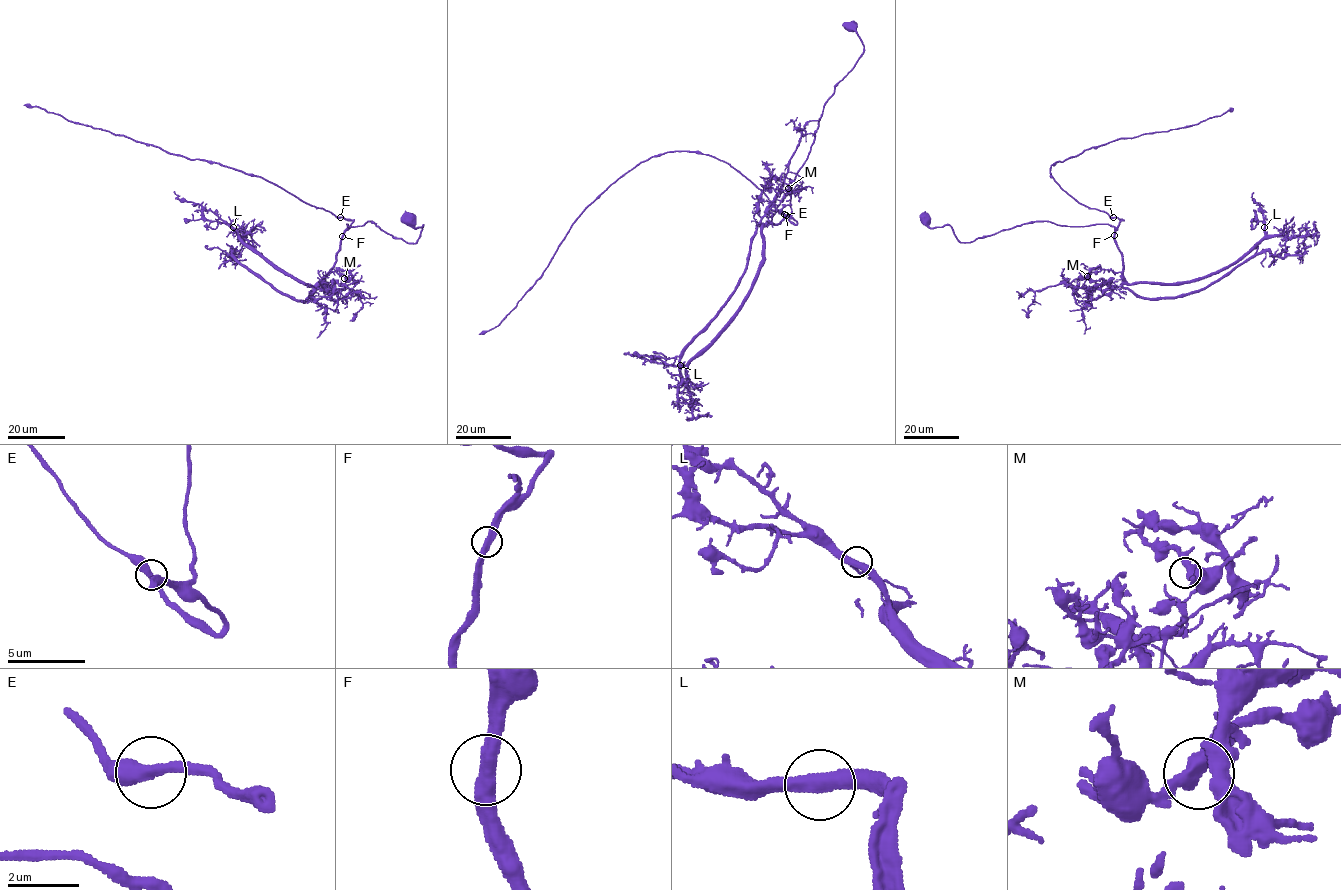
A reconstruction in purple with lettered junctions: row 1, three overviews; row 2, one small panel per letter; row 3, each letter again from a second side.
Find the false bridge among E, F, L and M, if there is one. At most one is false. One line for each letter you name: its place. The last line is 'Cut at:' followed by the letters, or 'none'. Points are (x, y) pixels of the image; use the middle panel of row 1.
Cut at: none

